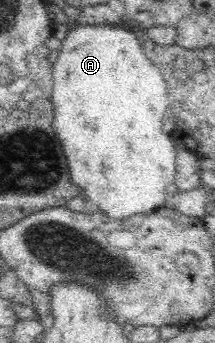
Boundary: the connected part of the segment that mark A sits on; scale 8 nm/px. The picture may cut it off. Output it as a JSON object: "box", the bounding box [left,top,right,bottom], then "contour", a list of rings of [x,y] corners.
{"box":[52,24,178,219],"contour":[[[75,24],[62,41],[52,72],[54,131],[61,141],[71,182],[85,201],[95,203],[110,219],[159,211],[166,205],[167,186],[176,178],[178,148],[171,140],[172,133],[163,132],[164,115],[170,107],[166,81],[145,55],[140,33],[121,24]]]}

